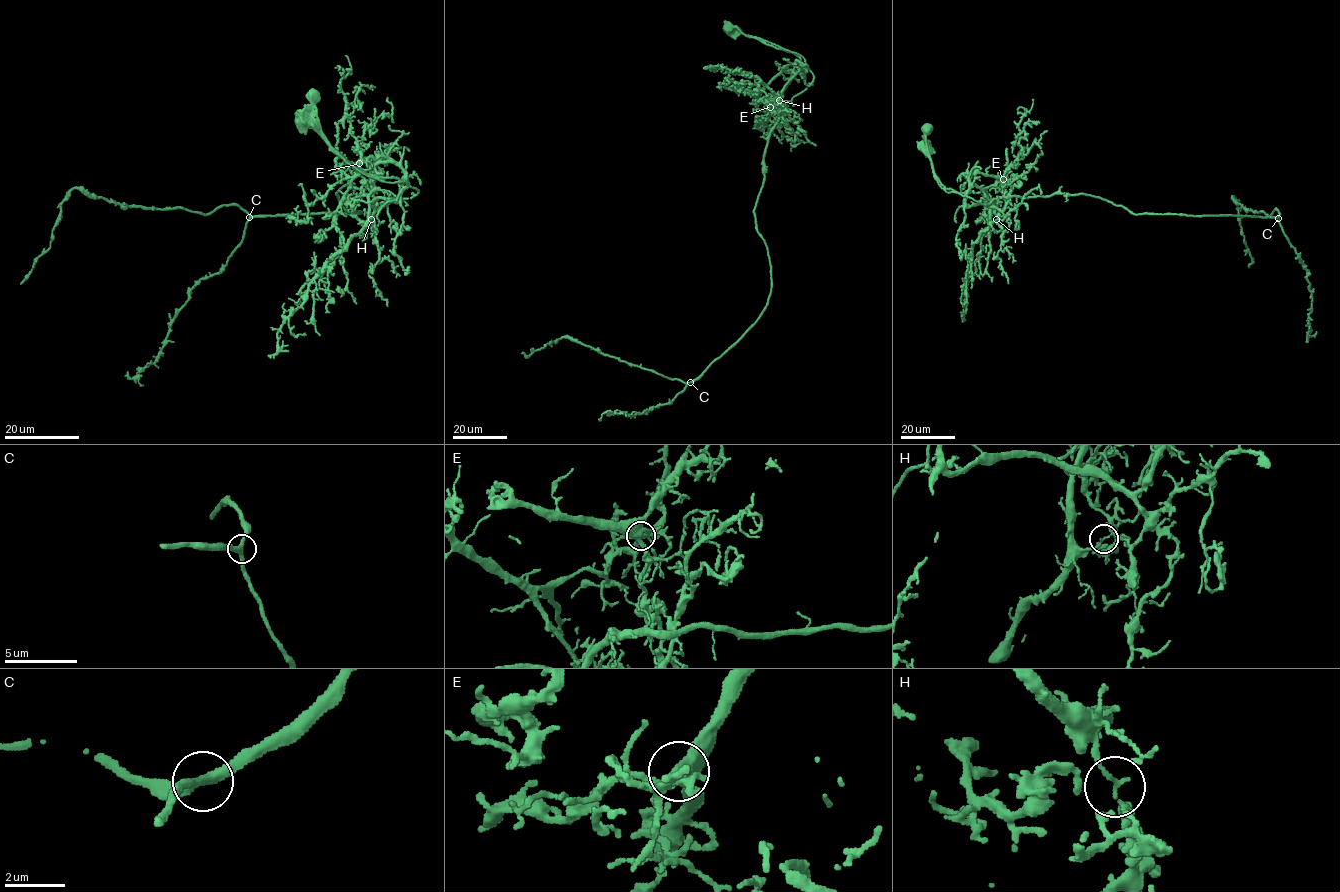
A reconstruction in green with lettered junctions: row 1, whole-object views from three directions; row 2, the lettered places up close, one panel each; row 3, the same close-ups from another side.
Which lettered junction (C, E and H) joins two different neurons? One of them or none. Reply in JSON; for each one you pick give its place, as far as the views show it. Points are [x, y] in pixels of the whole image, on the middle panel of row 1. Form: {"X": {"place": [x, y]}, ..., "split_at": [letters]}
{"H": {"place": [779, 100]}, "split_at": ["H"]}

